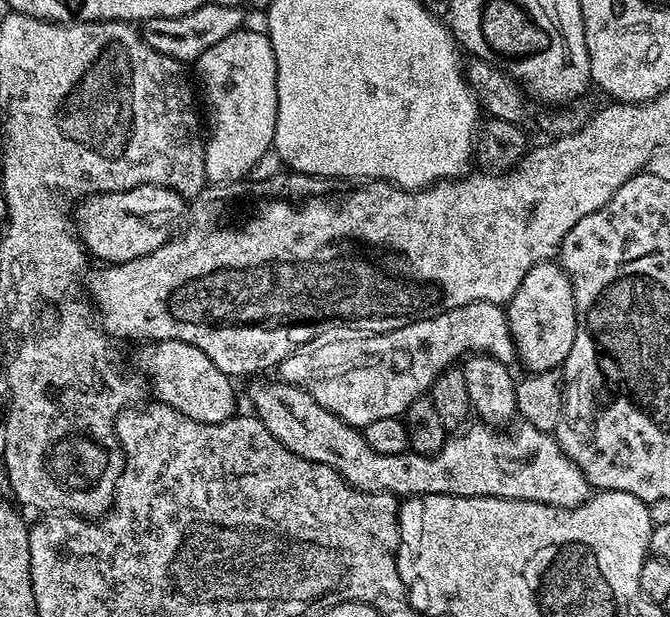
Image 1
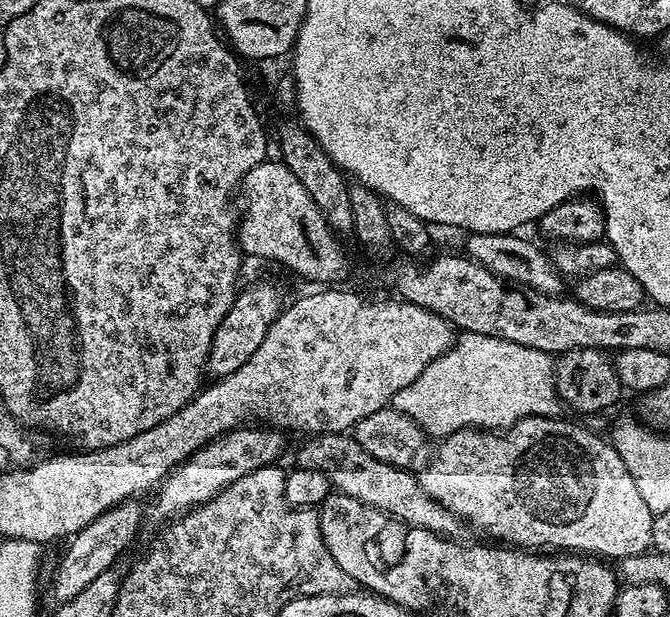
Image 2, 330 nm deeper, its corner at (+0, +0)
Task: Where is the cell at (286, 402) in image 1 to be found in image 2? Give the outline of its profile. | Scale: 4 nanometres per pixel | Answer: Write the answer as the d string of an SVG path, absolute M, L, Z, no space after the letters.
M527 416L516 424L512 424L506 430L481 430L478 428L459 428L454 434L443 437L442 442L436 448L432 461L418 472L418 479L422 490L434 502L438 502L450 514L454 514L465 525L477 528L488 536L493 536L493 541L503 542L508 546L515 546L520 550L571 550L576 554L591 554L596 558L607 558L612 562L619 562L631 556L642 556L652 548L652 518L650 506L646 506L642 494L634 486L634 478L630 478L630 472L618 458L618 450L607 439L604 440L596 432L583 428L580 424L571 424L565 418L555 416Z

